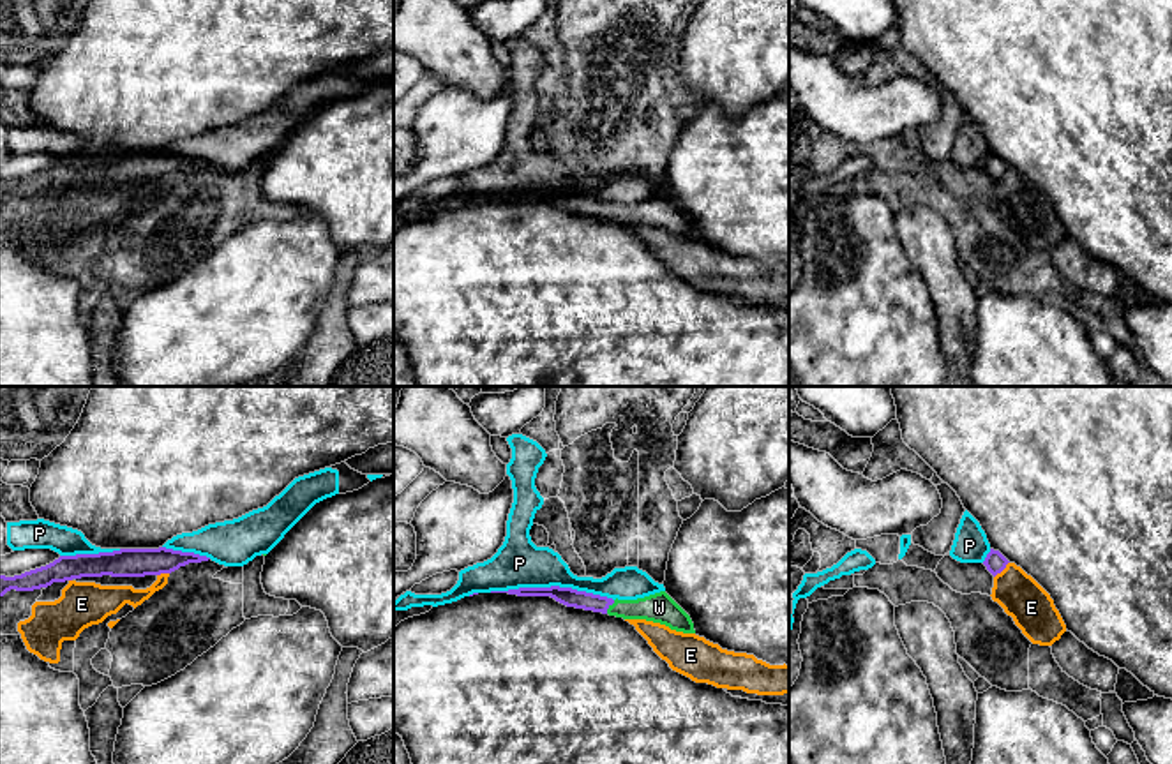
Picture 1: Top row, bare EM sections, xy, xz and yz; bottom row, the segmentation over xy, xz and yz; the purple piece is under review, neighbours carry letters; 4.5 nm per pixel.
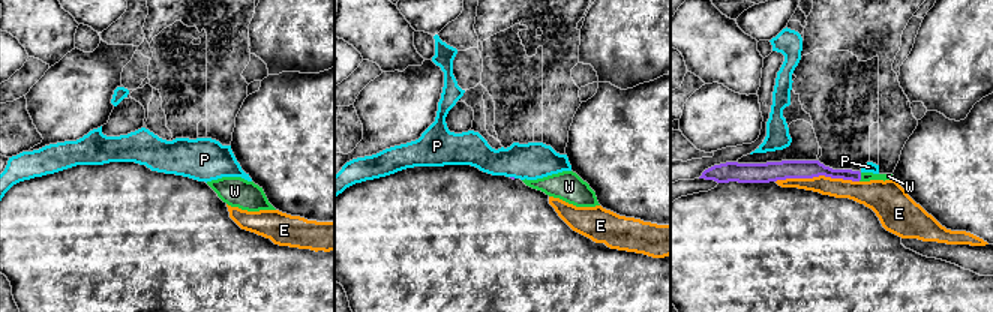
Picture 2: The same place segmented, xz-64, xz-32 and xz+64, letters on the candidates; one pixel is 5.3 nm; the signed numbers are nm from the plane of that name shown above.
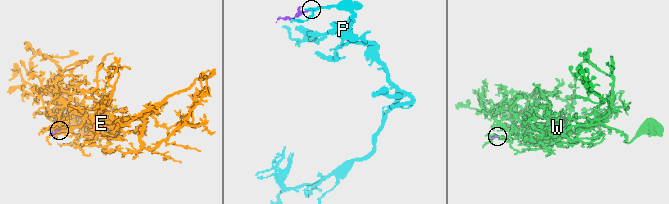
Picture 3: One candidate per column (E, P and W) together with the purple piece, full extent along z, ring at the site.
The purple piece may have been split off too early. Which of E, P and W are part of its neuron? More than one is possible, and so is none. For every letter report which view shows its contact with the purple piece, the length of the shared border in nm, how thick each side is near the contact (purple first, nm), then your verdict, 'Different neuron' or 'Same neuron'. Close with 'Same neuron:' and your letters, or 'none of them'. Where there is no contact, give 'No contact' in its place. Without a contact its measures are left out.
E: Touches purple in yz. Shared border 100 nm. Thickness 90 nm (purple) against 200 nm. Different neuron
P: Touches purple in xz. Shared border 550 nm. Thickness 90 nm (purple) against 220 nm. Different neuron
W: Touches purple in xz. Shared border 80 nm. Thickness 90 nm (purple) against 140 nm. Same neuron
Same neuron: W

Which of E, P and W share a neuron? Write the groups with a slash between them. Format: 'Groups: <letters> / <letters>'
Groups: E / P / W

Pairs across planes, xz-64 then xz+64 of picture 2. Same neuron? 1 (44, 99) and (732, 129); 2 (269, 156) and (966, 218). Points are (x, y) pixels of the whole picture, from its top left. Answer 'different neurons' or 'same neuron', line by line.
1: same neuron
2: same neuron

